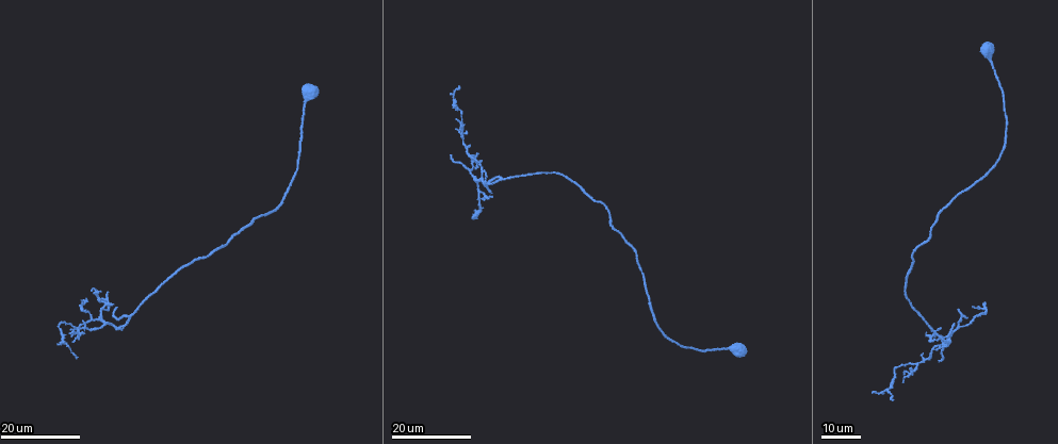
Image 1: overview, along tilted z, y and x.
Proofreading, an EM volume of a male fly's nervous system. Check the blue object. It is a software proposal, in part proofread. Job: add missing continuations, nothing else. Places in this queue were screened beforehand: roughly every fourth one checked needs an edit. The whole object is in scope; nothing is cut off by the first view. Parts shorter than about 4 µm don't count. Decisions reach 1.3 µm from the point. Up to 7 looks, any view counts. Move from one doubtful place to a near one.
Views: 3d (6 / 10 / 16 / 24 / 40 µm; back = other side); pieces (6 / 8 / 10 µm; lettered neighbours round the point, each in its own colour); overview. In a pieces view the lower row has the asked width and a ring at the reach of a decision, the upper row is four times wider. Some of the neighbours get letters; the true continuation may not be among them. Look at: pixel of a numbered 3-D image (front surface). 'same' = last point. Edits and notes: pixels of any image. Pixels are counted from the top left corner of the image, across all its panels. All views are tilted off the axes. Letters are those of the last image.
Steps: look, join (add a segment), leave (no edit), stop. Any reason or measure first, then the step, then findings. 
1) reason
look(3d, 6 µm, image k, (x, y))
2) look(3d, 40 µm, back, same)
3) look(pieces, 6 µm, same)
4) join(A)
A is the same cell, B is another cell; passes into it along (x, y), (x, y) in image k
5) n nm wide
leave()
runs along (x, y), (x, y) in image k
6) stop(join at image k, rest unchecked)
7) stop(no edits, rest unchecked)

an open end
look(3d, 16 µm, image 1, (72, 329))

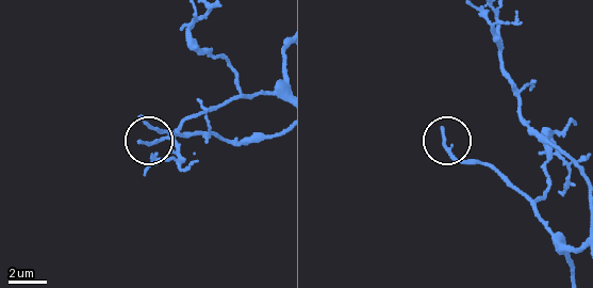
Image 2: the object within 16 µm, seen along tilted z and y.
what lies round it
look(pieces, 8 µm, image 2, (138, 142))

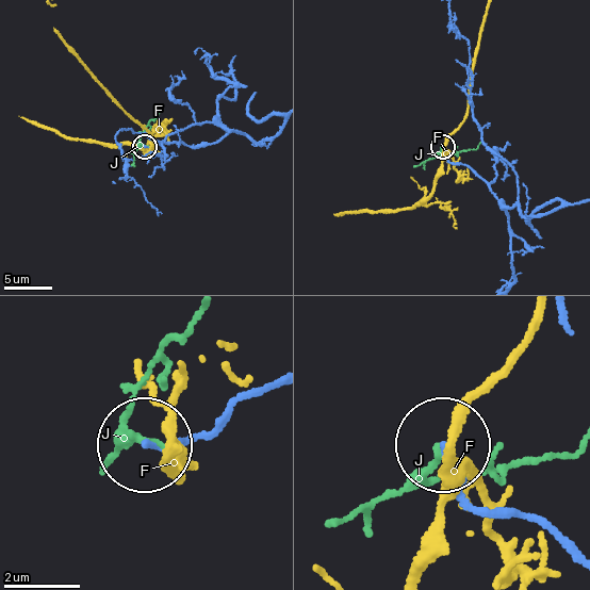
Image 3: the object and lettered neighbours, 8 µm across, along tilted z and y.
leave()
F and J are other cells; runs along (276, 133), (253, 141), (203, 123), (145, 146) in image 3; none of them fits

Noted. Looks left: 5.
tapers out
look(3d, 24 µm, image 1, (889, 398))

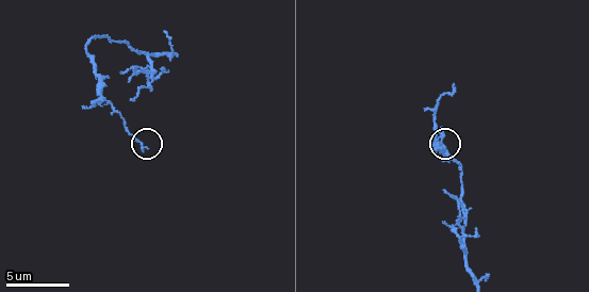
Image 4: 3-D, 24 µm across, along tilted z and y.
look(pieces, 10 µm, image 4, (440, 148))

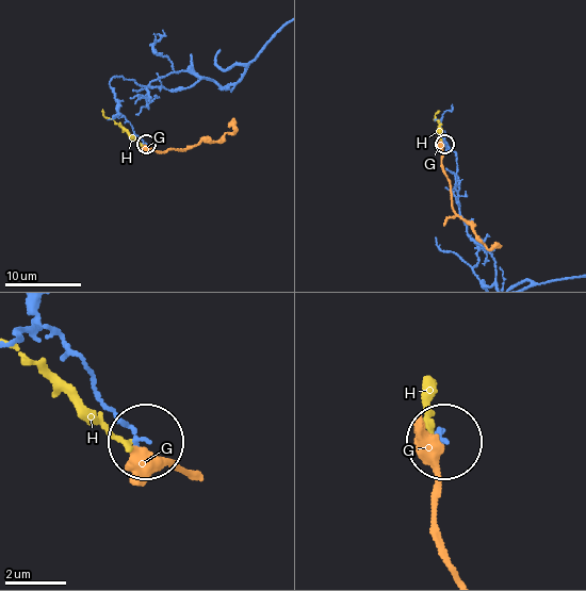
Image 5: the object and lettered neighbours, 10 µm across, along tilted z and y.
130 nm wide
leave()
G and H are other cells; none of them fits

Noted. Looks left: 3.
tapers out
look(3d, 24 µm, image 1, (115, 309))

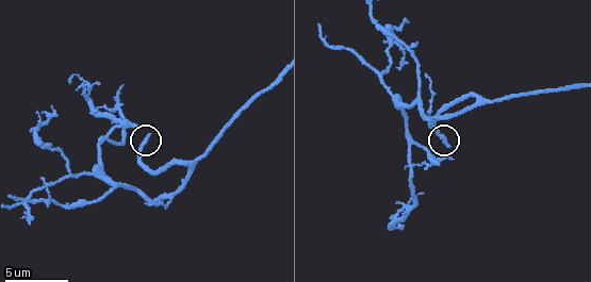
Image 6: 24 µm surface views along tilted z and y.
look(3d, 10 µm, image 6, (447, 145))

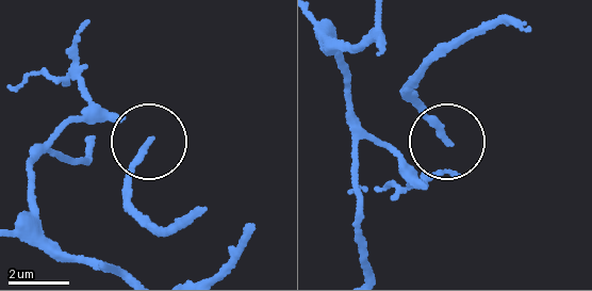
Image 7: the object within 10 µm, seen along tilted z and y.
look(pieces, 10 µm, image 7, (445, 139))

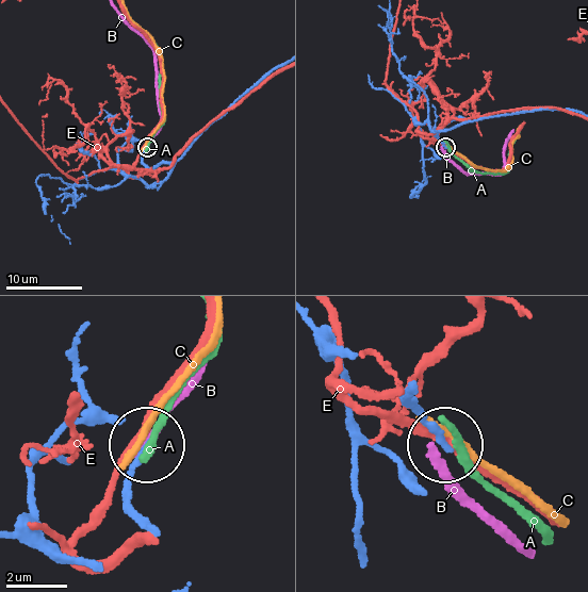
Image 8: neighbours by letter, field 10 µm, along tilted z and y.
180 nm wide
leave()
A, B, C and E are other cells; no lettered segment goes on from it

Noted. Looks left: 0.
stop(no edits, rest unchecked)

